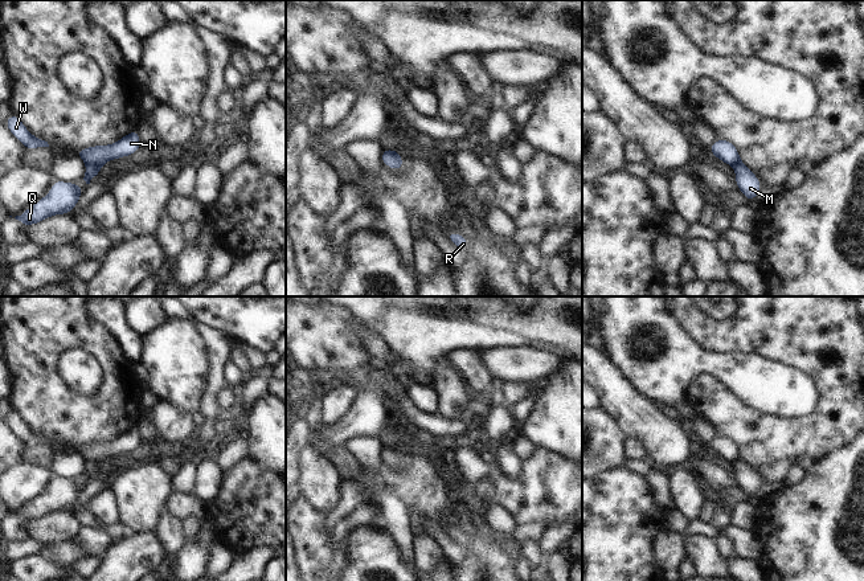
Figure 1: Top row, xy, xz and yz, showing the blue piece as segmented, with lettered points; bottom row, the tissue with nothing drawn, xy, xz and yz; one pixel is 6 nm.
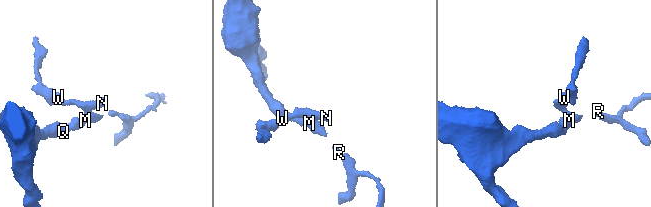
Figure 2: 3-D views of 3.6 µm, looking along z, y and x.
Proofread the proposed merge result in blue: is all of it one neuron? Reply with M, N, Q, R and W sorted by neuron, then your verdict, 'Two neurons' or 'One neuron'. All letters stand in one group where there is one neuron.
Groups: M Q R / N W. Two neurons

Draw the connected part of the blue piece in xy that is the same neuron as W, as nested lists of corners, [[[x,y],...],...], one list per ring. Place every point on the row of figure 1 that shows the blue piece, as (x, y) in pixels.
[[[13,114],[5,120],[8,130],[16,136],[16,139],[25,146],[26,150],[49,147],[48,142],[33,136],[28,128],[24,126],[21,119]]]

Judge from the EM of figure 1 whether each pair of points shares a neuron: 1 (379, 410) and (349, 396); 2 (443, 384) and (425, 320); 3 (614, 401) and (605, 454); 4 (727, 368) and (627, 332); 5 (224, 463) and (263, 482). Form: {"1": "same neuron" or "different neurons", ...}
{"1": "different neurons", "2": "different neurons", "3": "different neurons", "4": "same neuron", "5": "different neurons"}

